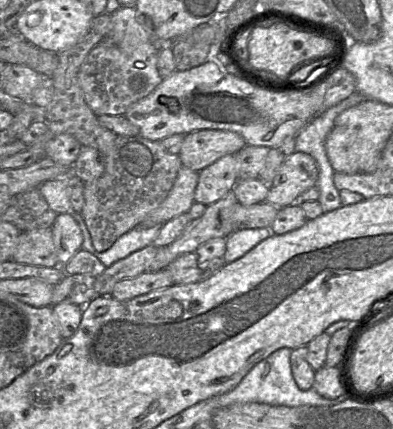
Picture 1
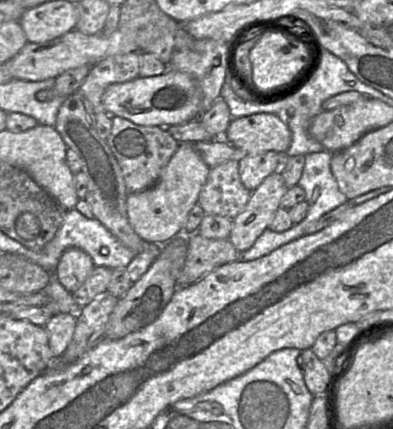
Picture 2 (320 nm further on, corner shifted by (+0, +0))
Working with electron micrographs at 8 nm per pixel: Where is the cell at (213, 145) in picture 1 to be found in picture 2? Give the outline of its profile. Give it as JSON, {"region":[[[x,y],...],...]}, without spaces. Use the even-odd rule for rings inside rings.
{"region":[[[272,113],[233,118],[223,138],[241,154],[286,153],[291,143],[287,121]]]}

